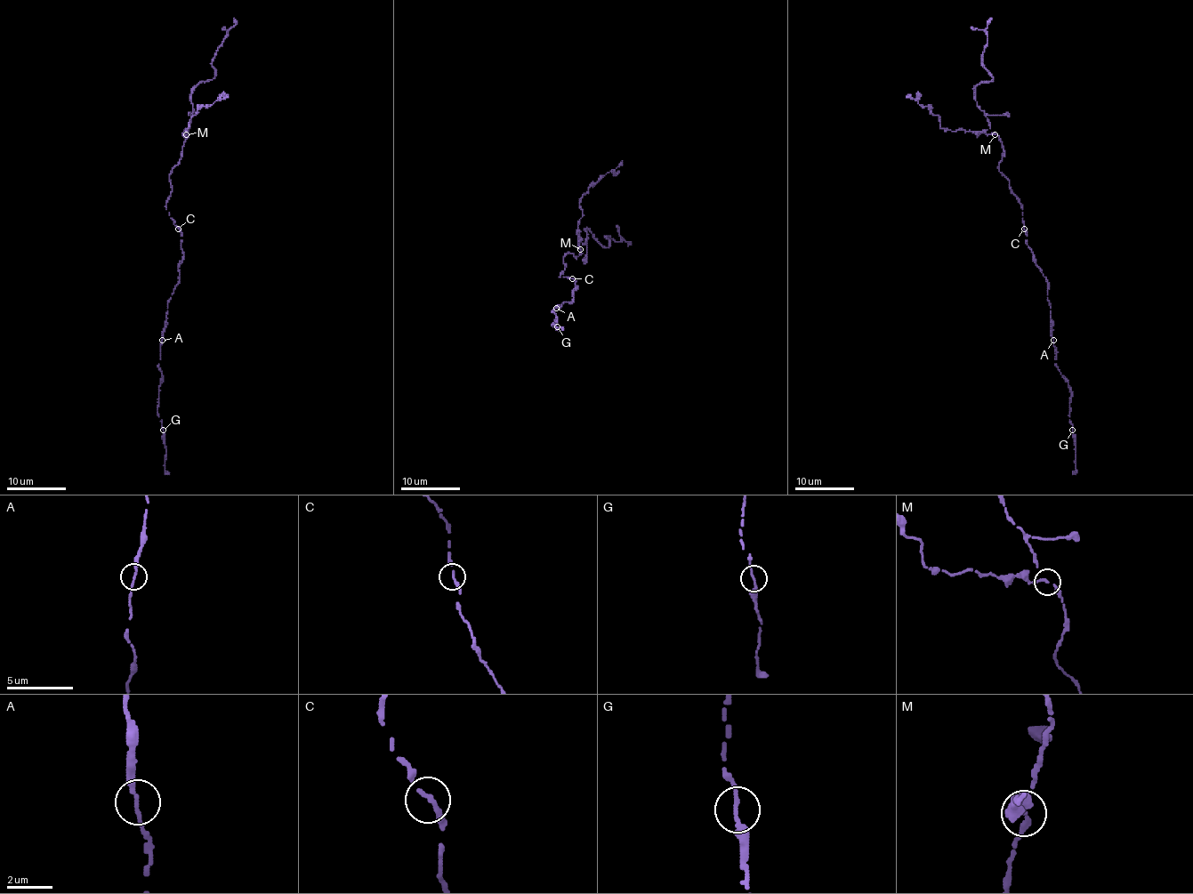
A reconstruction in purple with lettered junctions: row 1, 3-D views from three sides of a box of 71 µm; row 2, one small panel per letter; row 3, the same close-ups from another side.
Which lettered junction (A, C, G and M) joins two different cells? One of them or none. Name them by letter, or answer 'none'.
M

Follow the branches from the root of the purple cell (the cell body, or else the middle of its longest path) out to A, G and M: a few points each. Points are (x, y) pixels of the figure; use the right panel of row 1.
A: (1024, 225), (1033, 259), (1047, 283), (1053, 340)
G: (1024, 225), (1033, 259), (1047, 283), (1051, 331), (1056, 355), (1055, 365), (1069, 387), (1069, 422), (1072, 430)
M: (1024, 225), (1022, 205), (1012, 191), (1009, 181), (999, 171), (1003, 146), (995, 134)

